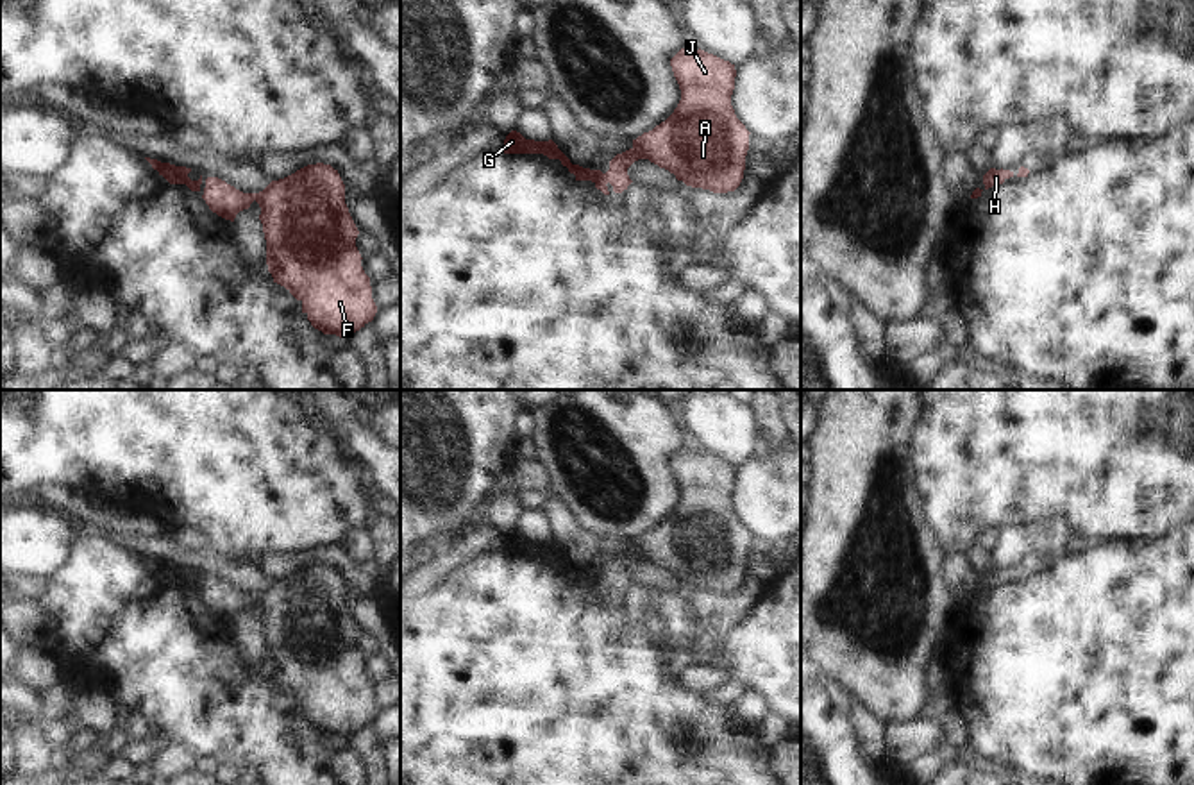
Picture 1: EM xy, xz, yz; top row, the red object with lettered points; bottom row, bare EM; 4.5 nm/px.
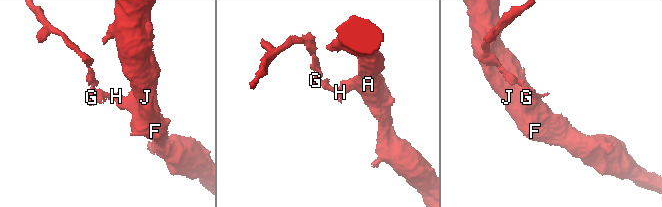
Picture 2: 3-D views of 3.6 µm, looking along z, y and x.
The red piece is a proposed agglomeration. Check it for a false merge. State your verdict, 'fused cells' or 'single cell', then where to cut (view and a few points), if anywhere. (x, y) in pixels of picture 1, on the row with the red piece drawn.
fused cells; cut in xz along (601, 172), (596, 183)

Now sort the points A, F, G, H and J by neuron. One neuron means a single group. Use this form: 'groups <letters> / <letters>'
groups A F H J / G

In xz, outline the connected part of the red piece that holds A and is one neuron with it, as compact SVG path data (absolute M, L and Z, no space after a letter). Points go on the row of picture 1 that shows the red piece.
M681 48L670 59L670 66L681 89L677 107L665 122L633 139L633 147L629 150L617 154L610 161L610 170L606 173L599 173L595 188L604 195L610 195L606 186L608 182L613 186L615 193L627 190L627 186L633 182L627 175L627 168L638 159L649 159L692 188L702 188L713 193L727 193L740 186L751 132L736 118L731 106L736 77L735 64L701 48Z

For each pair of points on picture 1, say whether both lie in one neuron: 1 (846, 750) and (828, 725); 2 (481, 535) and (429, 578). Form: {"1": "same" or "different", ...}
{"1": "same", "2": "same"}

